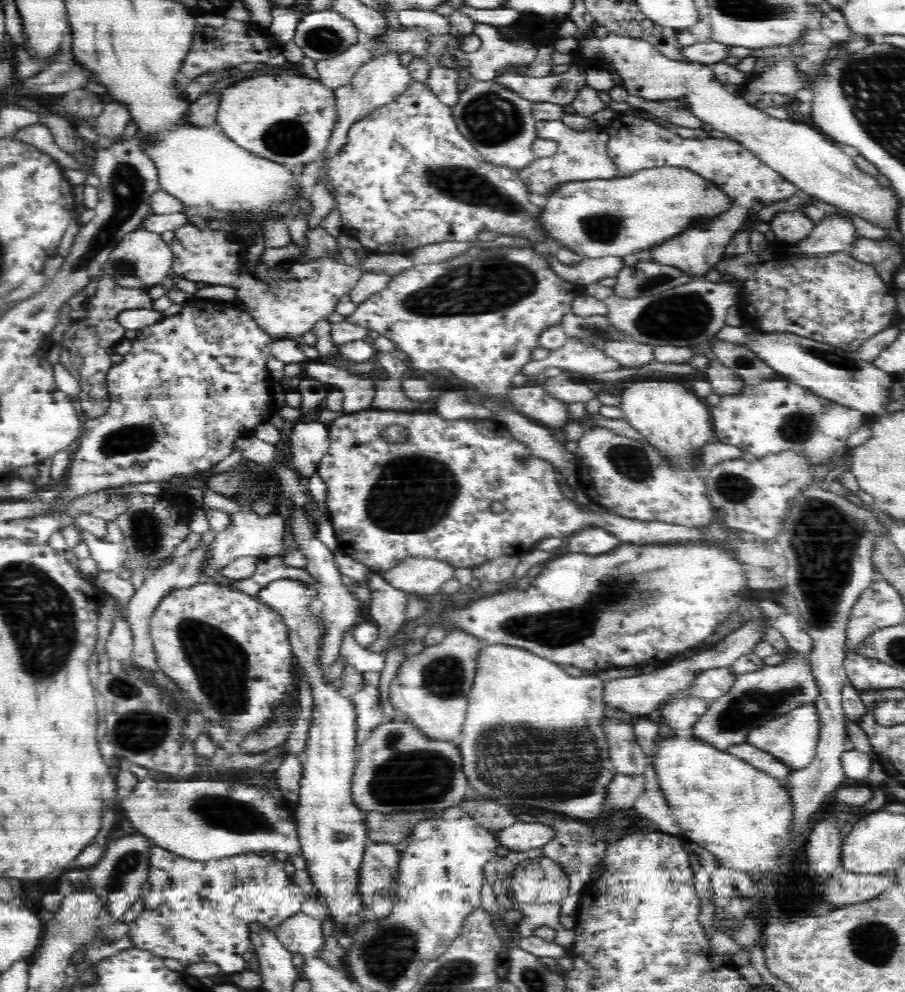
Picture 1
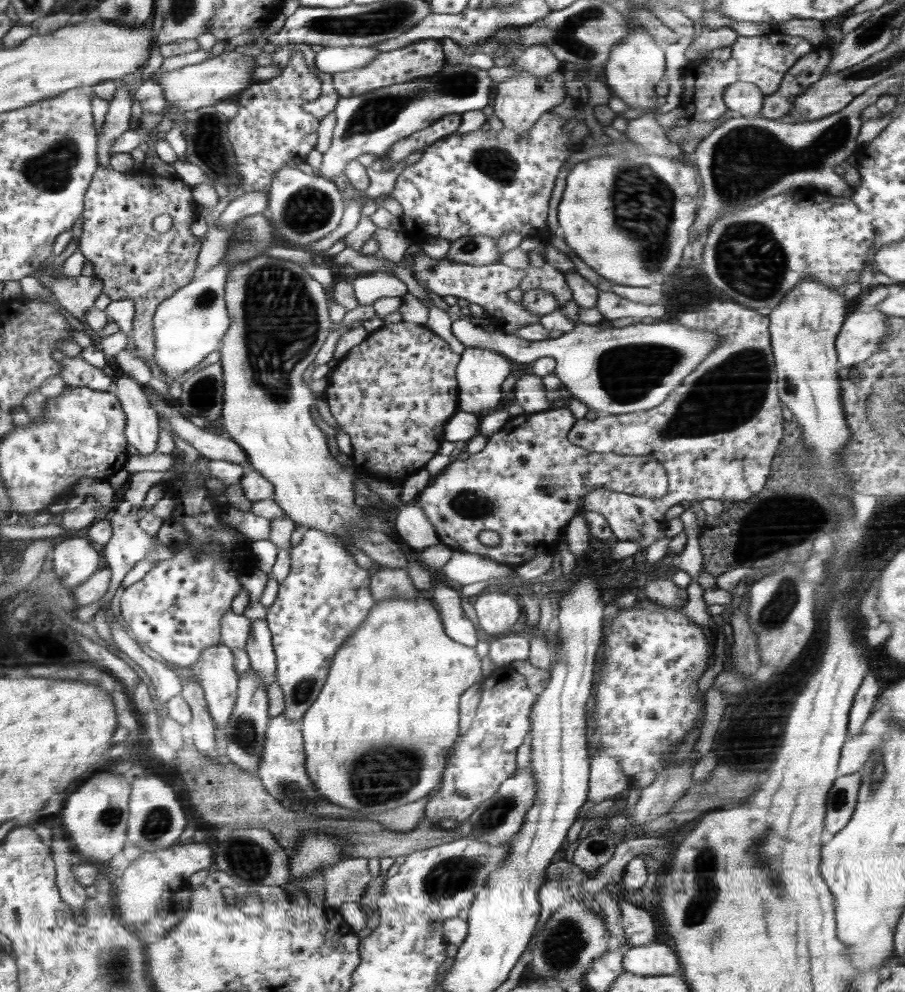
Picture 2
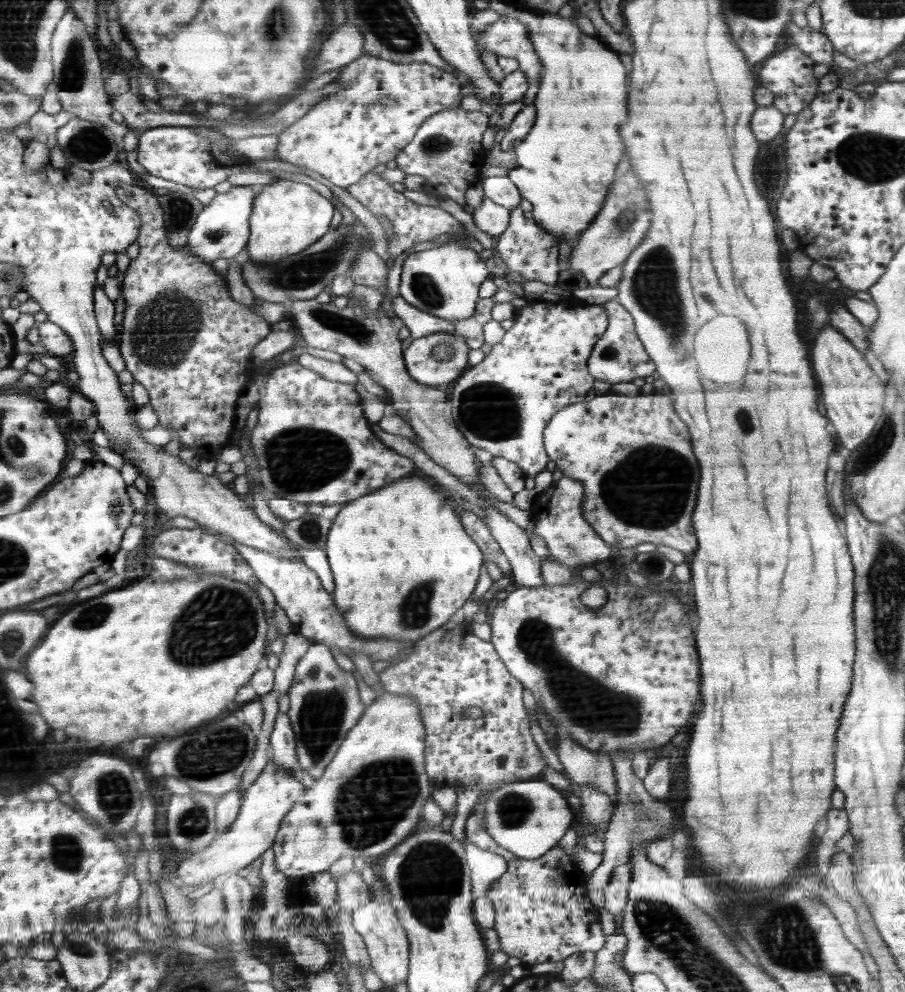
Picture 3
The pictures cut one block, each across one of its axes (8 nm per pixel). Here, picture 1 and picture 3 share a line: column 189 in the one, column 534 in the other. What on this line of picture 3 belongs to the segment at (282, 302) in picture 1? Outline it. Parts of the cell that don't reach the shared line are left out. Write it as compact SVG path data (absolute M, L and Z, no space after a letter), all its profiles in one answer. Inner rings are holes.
M519 208L510 210L509 225L498 238L495 247L495 256L499 264L503 266L509 275L520 279L540 281L544 284L554 285L558 280L558 248L556 237L550 231L538 227L536 222L526 219L524 211ZM556 258L556 266L554 266Z

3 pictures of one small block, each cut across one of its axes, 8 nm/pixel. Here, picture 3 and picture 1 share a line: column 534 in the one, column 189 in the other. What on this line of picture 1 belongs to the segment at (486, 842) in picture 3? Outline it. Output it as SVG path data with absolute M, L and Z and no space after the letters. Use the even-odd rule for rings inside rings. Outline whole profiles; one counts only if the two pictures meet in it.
M158 846L150 850L150 893L143 898L142 914L129 922L127 936L134 947L147 950L161 959L176 959L183 965L198 962L213 962L224 973L238 973L244 970L242 954L252 950L253 925L274 930L284 920L298 914L302 903L310 898L303 892L293 877L288 877L284 862L271 855L260 856L257 852L246 852L231 858L207 861L192 860L176 855Z

